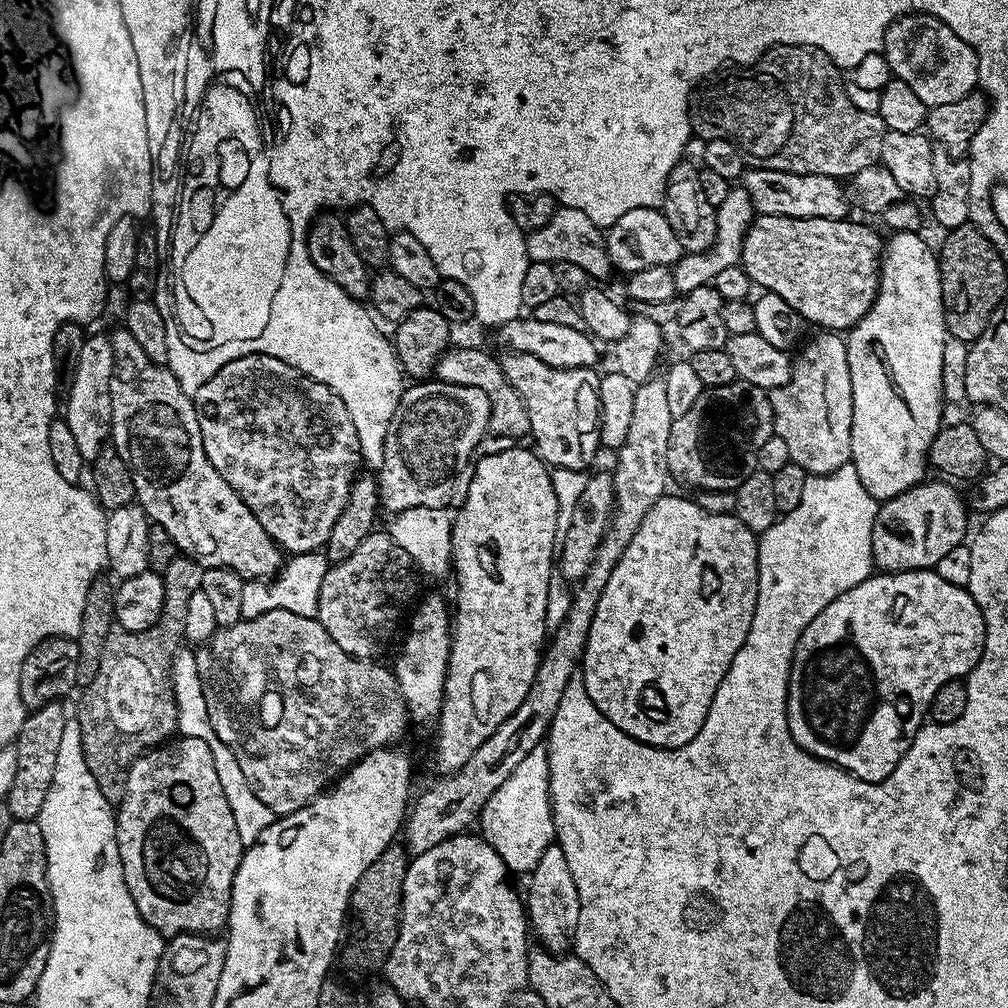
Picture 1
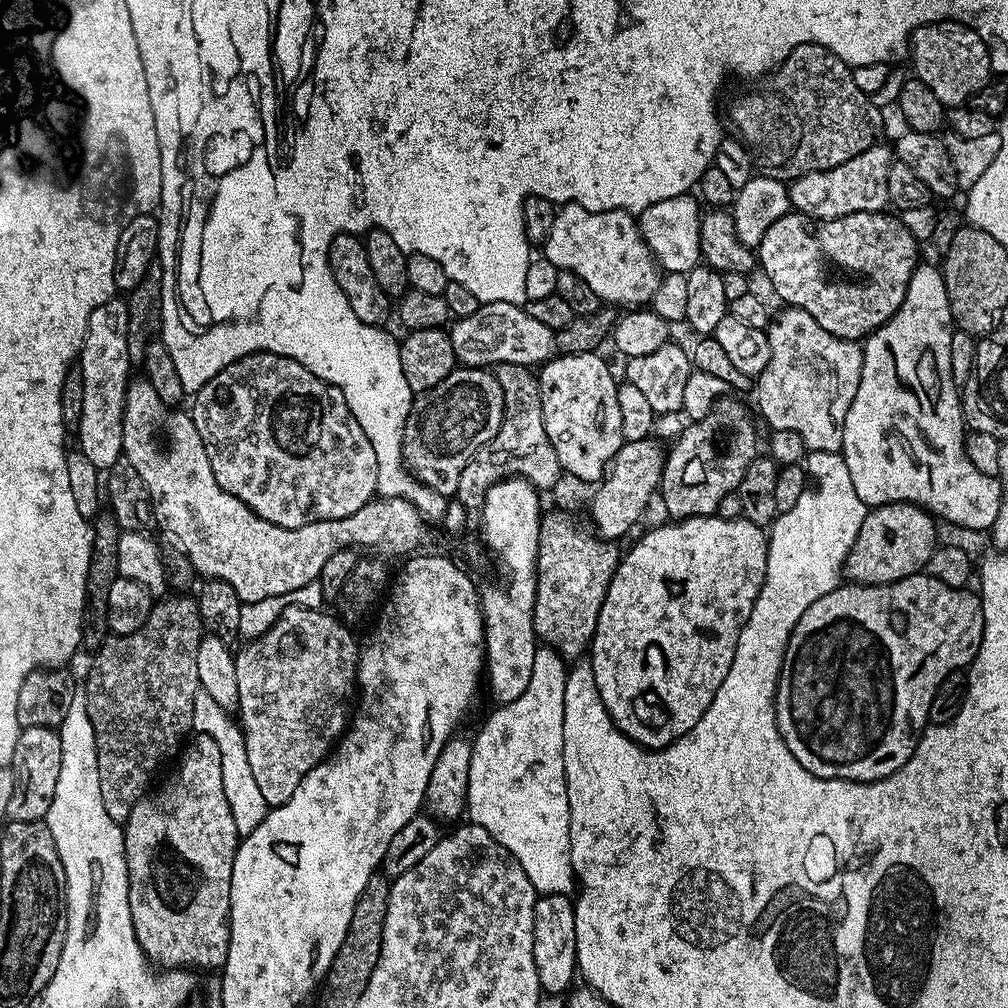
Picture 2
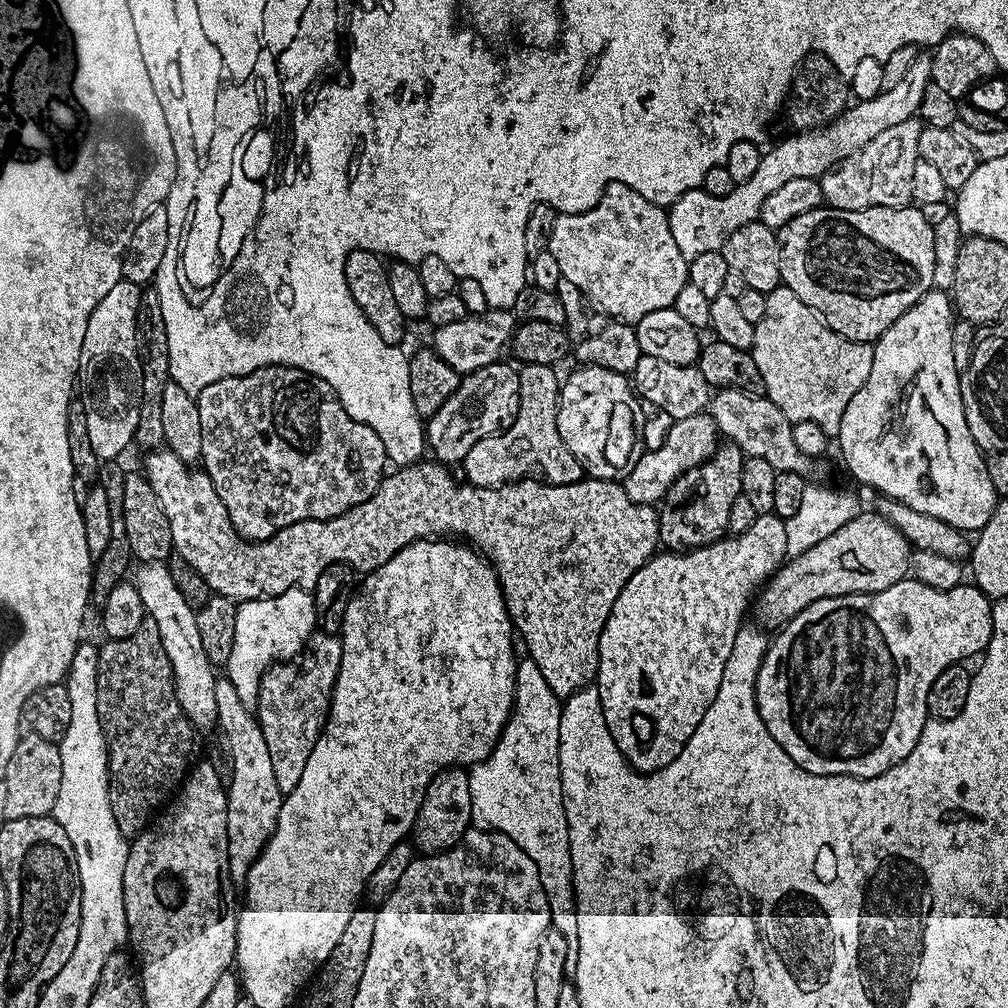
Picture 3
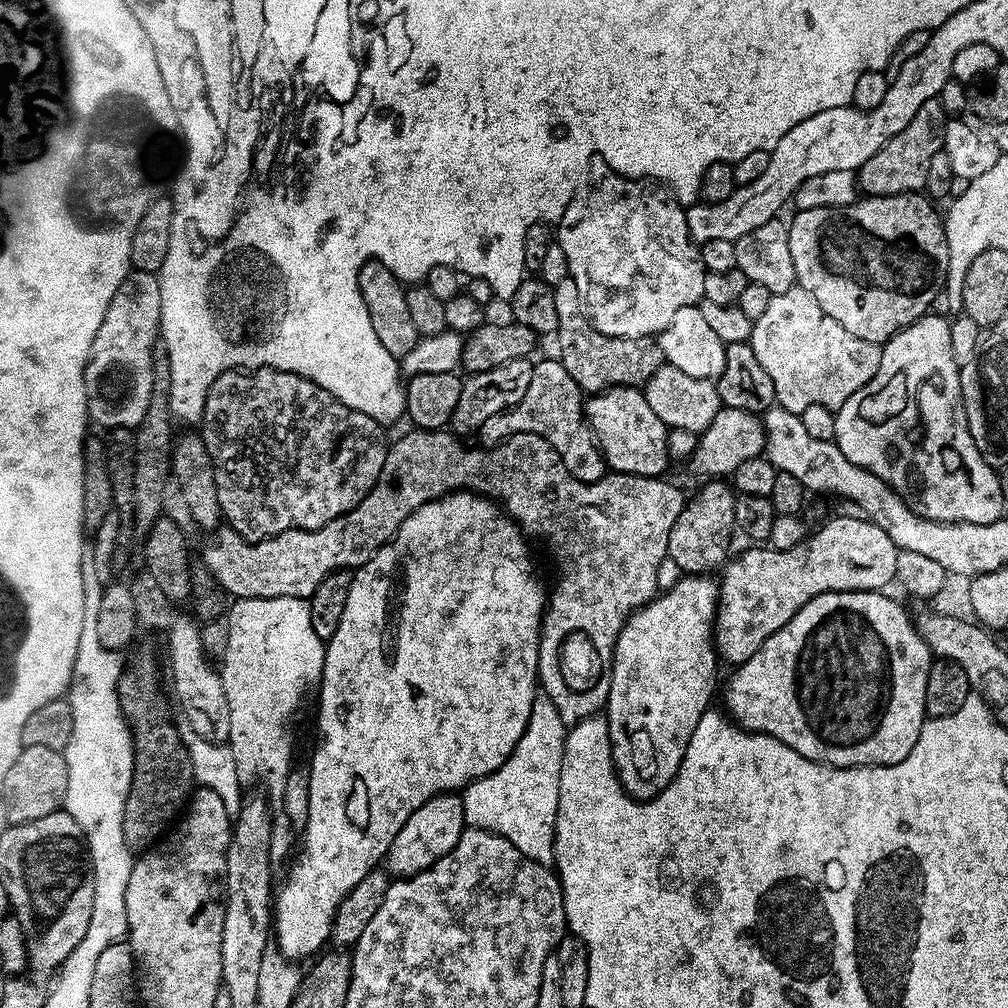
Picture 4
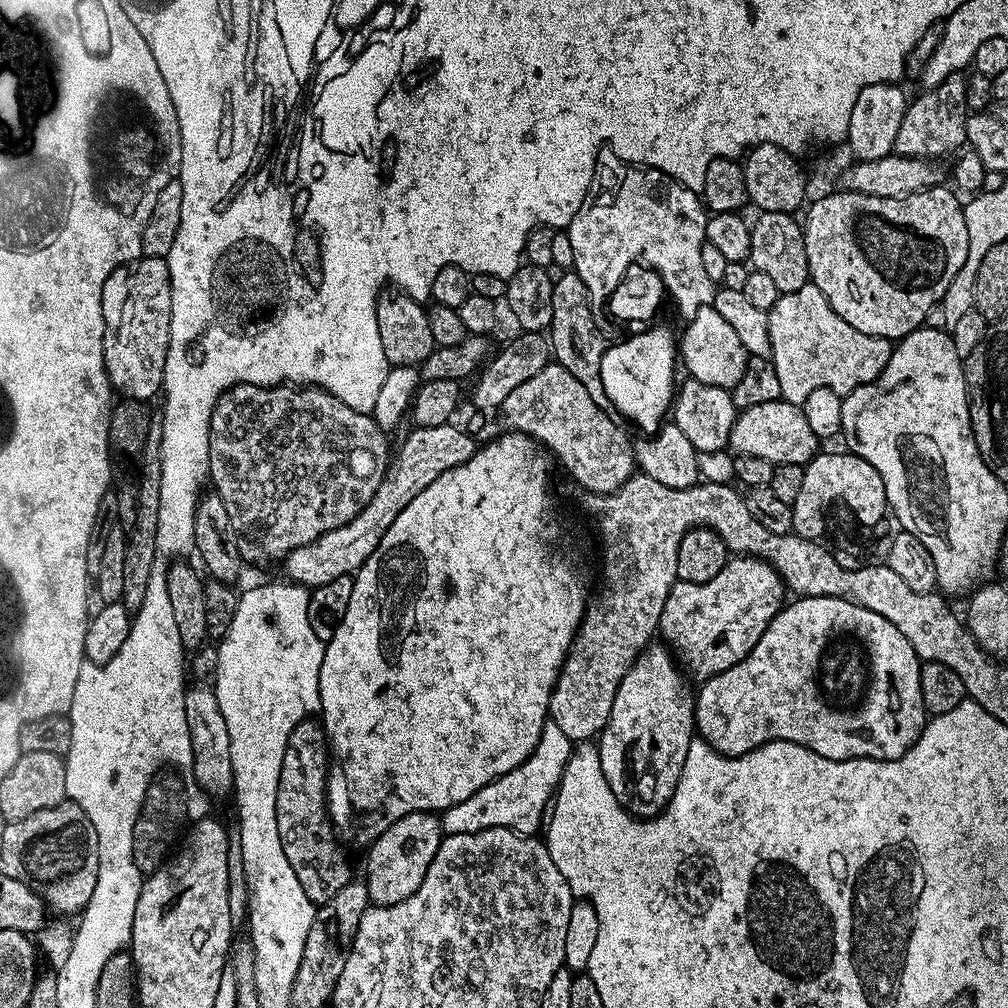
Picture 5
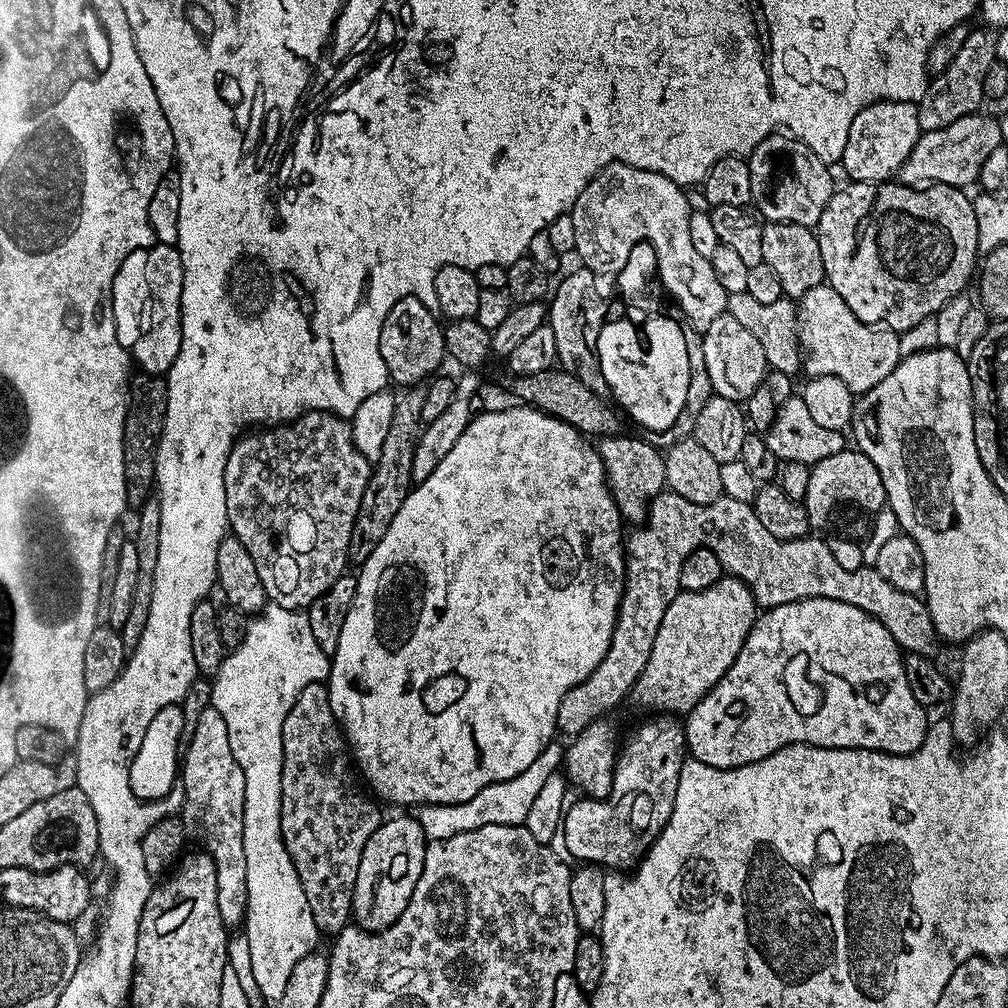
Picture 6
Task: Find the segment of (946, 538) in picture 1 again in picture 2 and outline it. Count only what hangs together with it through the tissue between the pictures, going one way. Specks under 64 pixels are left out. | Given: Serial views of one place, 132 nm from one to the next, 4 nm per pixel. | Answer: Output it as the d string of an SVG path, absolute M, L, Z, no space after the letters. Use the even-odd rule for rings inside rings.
M877 504L862 522L858 538L844 560L843 575L854 584L893 584L907 576L923 573L930 562L930 554L938 546L936 524L931 512L917 504Z

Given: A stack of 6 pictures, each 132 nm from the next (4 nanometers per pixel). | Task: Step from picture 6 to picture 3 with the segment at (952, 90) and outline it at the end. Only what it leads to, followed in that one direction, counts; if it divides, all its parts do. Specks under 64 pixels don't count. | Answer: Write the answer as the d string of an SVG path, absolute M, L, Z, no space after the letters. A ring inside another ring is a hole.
M913 118L906 122L898 122L898 126L890 126L890 130L882 130L882 134L878 134L878 138L870 138L870 142L866 142L866 146L861 152L853 154L850 158L846 158L837 164L835 168L829 168L823 176L819 177L820 189L824 195L824 204L830 208L838 210L866 210L874 206L886 206L887 208L906 208L913 203L912 183L914 182L914 166L920 158L920 139L924 133L925 125L919 119Z

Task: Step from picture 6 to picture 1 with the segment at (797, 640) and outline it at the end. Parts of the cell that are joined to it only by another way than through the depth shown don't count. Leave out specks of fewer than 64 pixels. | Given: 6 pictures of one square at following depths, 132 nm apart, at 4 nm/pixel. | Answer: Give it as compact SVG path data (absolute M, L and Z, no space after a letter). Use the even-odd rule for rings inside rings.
M913 568L906 572L885 572L867 576L858 586L838 594L806 630L802 630L802 638L798 638L798 646L792 655L792 669L788 679L788 729L802 750L820 760L827 760L845 772L852 773L857 778L866 778L869 784L881 784L882 781L898 766L900 759L911 746L916 731L925 723L926 713L939 691L942 682L955 681L967 677L976 667L980 654L984 651L984 615L974 598L968 593L967 587L946 582L934 570Z

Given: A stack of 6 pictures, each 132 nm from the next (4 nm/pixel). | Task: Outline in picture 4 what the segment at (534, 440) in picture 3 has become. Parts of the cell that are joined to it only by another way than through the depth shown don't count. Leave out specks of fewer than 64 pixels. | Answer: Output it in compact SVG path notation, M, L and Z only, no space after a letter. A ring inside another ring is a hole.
M537 359L532 366L530 386L526 389L526 394L522 394L522 402L518 402L507 412L494 414L494 418L486 418L486 422L482 422L478 430L481 440L479 443L484 446L495 446L503 444L507 437L519 432L533 432L546 438L546 442L550 442L550 446L558 450L558 458L562 458L566 470L570 470L574 478L593 484L606 475L606 465L600 445L596 443L592 429L588 427L582 415L584 401L585 397L580 388L574 382L574 378L570 378L559 359Z

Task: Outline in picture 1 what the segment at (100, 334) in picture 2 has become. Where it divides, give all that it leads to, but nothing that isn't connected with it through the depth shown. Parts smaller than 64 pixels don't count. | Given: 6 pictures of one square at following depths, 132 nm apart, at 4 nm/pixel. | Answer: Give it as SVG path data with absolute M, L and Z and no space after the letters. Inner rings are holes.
M89 335L82 346L82 355L78 357L78 366L75 376L72 377L72 385L66 389L66 396L68 396L66 419L71 432L74 433L78 454L82 454L85 462L98 458L98 454L110 440L112 431L110 374L113 364L111 339L107 335Z

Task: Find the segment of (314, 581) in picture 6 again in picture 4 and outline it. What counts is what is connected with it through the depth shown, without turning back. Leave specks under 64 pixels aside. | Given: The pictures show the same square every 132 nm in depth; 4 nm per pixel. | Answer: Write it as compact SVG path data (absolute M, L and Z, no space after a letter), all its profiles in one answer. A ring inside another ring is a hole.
M257 368L222 373L210 386L204 403L202 435L206 442L206 450L212 459L214 482L218 486L218 502L227 527L233 528L244 540L255 542L269 540L271 536L277 536L291 528L305 528L308 532L312 532L315 528L321 528L334 522L338 517L345 516L347 512L358 506L358 502L362 502L362 498L366 498L366 494L374 486L382 470L388 453L386 440L384 444L384 432L385 429L374 418L346 406L341 400L334 399L330 393L322 390L322 386L293 372L283 372L277 368Z

